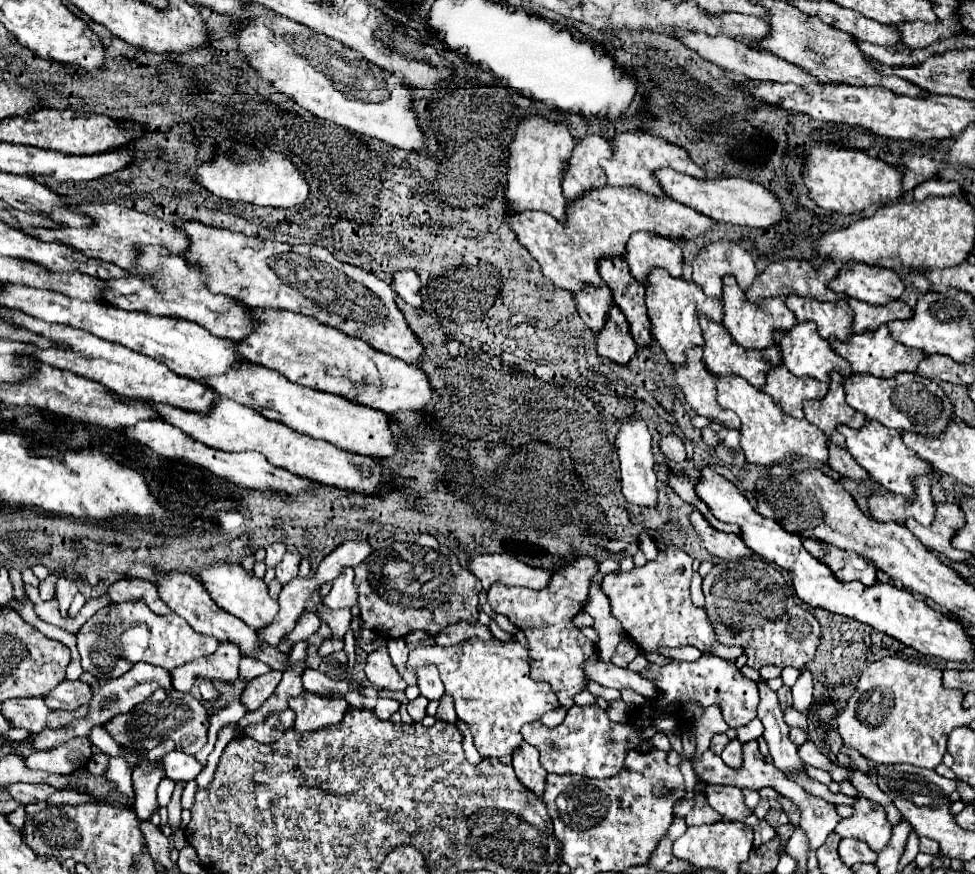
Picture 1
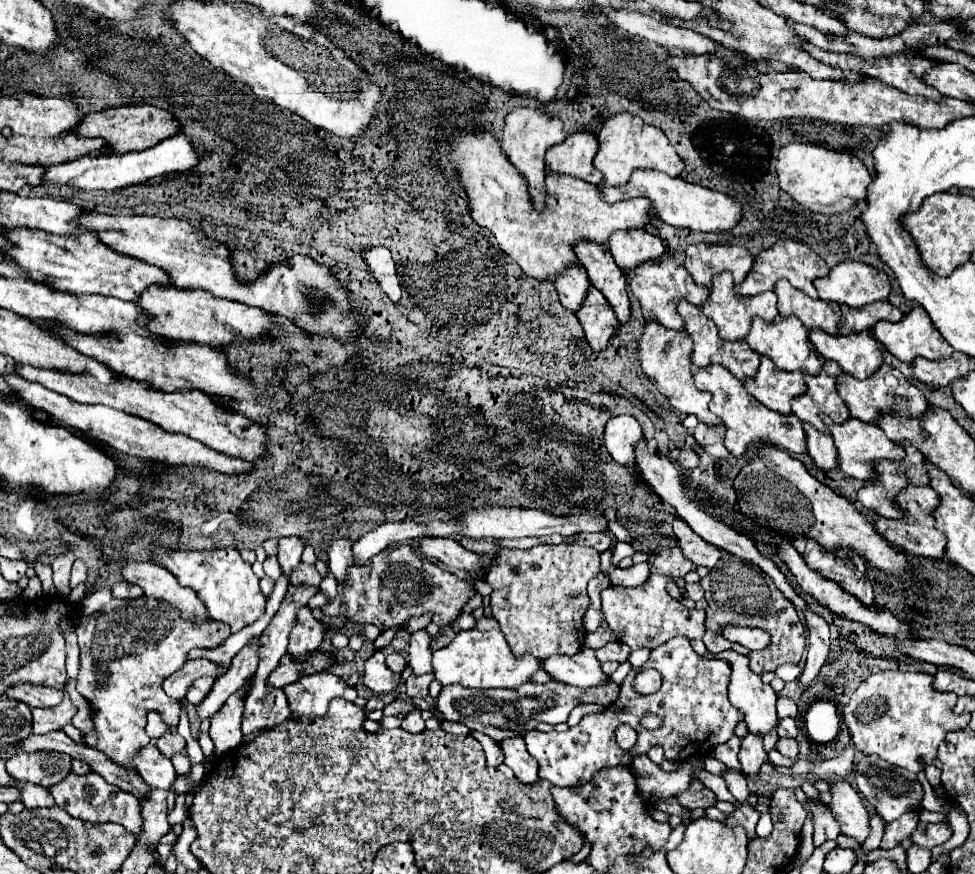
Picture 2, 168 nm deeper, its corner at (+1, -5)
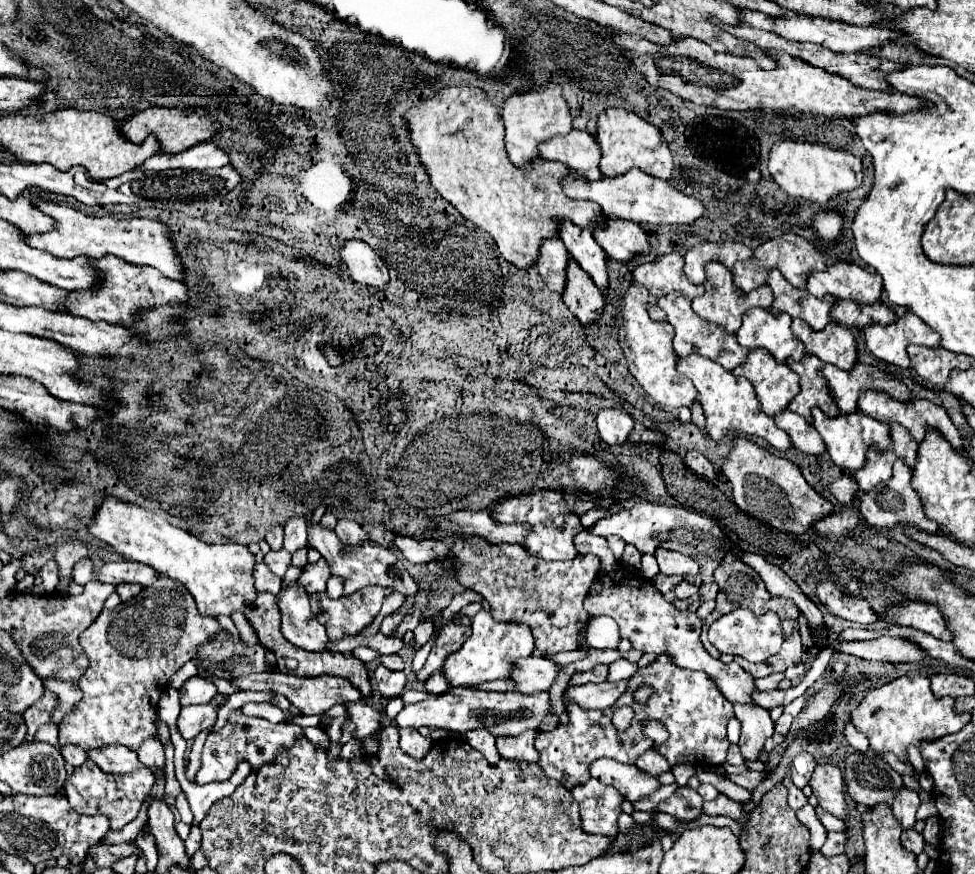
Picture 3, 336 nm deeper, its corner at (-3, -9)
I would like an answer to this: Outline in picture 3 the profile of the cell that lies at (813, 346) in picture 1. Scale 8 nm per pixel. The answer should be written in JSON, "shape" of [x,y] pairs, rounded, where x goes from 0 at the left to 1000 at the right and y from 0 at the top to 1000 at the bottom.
{"shape":[[[787,354],[764,356],[762,372],[754,386],[764,399],[787,399],[797,415],[805,415],[807,408],[817,413],[826,406],[824,392],[811,379],[811,363],[793,360]]]}

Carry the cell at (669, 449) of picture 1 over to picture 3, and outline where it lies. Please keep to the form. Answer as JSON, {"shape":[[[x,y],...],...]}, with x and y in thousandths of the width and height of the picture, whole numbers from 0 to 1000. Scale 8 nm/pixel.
{"shape":[[[705,516],[703,530],[705,530],[705,534],[707,534],[711,541],[715,541],[717,546],[723,546],[723,548],[733,548],[733,546],[737,546],[737,541],[735,541],[733,534],[729,532],[729,527],[727,527],[723,521],[719,521],[717,516]]]}

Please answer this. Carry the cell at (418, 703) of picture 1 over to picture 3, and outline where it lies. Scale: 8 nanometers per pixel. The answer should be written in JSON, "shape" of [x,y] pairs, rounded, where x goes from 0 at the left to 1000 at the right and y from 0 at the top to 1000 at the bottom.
{"shape":[[[411,834],[411,859],[415,859],[424,868],[434,868],[440,862],[440,855],[444,852],[442,846],[430,841],[428,834]]]}

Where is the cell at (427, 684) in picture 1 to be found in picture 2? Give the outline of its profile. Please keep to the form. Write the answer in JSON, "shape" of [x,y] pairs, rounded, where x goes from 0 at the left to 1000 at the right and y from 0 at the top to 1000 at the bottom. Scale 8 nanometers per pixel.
{"shape":[[[428,722],[428,724],[422,727],[422,733],[419,733],[419,763],[422,763],[422,770],[426,775],[444,770],[440,736],[442,736],[442,729],[436,722]]]}

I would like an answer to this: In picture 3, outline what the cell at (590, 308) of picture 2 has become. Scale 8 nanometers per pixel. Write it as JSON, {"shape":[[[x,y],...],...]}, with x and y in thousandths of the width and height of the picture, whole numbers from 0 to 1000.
{"shape":[[[584,294],[584,310],[579,312],[582,312],[579,338],[577,338],[579,349],[598,372],[612,367],[618,358],[616,333],[612,331],[608,319],[604,319],[600,310],[596,310],[594,301],[588,299],[588,294]]]}

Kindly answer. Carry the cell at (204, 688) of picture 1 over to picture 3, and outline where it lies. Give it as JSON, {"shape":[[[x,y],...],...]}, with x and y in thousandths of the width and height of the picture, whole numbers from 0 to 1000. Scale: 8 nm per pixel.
{"shape":[[[196,775],[188,788],[186,788],[186,809],[192,809],[192,807],[210,807],[210,804],[216,804],[218,797],[223,795],[223,786],[210,777],[210,775]]]}

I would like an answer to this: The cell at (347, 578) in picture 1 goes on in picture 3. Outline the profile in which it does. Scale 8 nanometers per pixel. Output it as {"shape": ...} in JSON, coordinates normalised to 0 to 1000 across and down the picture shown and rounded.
{"shape":[[[346,594],[344,610],[352,621],[358,621],[358,624],[368,624],[368,621],[376,619],[376,610],[370,605],[368,598],[364,598],[360,594]]]}

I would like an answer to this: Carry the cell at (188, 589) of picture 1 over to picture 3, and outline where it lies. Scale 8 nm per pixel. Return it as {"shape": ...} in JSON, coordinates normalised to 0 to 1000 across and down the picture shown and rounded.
{"shape":[[[138,642],[108,644],[99,653],[99,665],[114,667],[114,669],[145,667],[147,672],[151,672],[151,669],[159,667],[159,660],[161,660],[161,653],[157,653],[155,649],[149,649],[147,644],[138,644]]]}

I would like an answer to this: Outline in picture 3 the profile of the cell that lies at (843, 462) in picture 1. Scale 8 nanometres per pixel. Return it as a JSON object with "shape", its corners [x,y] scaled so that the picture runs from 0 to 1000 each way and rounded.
{"shape":[[[807,468],[801,470],[801,475],[795,475],[793,482],[799,491],[803,491],[811,500],[813,511],[817,511],[819,516],[830,521],[842,521],[846,516],[846,507],[842,498],[838,498],[838,491],[830,486],[822,475]]]}

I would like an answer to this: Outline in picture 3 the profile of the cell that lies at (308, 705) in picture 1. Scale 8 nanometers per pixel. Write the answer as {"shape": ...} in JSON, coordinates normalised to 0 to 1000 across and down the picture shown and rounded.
{"shape":[[[280,768],[280,770],[257,770],[251,775],[245,775],[239,779],[245,788],[257,788],[257,791],[280,791],[292,795],[311,818],[329,818],[337,809],[350,802],[366,802],[370,800],[370,793],[358,781],[358,777],[352,775],[342,775],[342,772],[331,772],[331,775],[303,775],[296,770]]]}

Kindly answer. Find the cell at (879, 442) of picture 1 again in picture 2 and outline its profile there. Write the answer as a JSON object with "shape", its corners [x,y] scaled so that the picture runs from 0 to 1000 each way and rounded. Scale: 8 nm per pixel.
{"shape":[[[850,477],[844,479],[846,486],[852,491],[852,498],[856,502],[856,511],[858,511],[858,518],[861,518],[861,537],[871,543],[871,546],[877,546],[877,548],[883,548],[883,550],[895,550],[899,546],[899,539],[897,539],[897,527],[902,525],[912,525],[912,527],[924,527],[928,523],[928,514],[920,507],[916,507],[906,493],[904,489],[895,486],[895,484],[885,484],[881,479],[871,479],[867,482],[865,486],[861,484],[854,484]]]}

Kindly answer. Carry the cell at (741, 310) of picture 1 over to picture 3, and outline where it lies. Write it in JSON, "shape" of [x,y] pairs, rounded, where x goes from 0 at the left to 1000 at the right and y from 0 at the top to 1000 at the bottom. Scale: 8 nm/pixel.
{"shape":[[[725,301],[723,308],[725,308],[725,319],[723,319],[723,324],[721,324],[723,335],[721,335],[719,340],[711,342],[711,344],[709,344],[709,351],[711,351],[711,356],[713,356],[717,363],[721,363],[721,365],[725,365],[725,367],[729,367],[729,370],[739,372],[744,379],[754,381],[754,379],[760,374],[760,363],[762,363],[762,358],[764,358],[766,354],[770,354],[770,351],[789,354],[789,349],[793,347],[793,335],[791,335],[791,331],[789,331],[787,326],[781,326],[781,328],[764,335],[764,333],[760,333],[758,328],[754,328],[752,317],[750,317],[750,310],[748,310],[744,303],[739,303],[739,301]]]}

